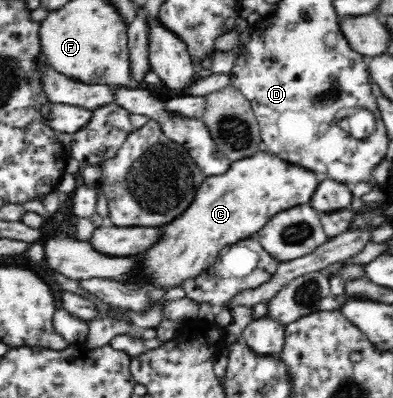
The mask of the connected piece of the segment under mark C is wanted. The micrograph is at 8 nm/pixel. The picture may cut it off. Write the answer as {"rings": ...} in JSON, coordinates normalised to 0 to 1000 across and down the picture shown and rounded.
{"rings":[[[659,379],[590,407],[575,435],[524,442],[483,515],[438,555],[407,565],[407,606],[341,641],[351,661],[331,681],[321,716],[331,724],[438,726],[468,704],[504,696],[555,646],[570,616],[646,593],[682,553],[743,518],[779,513],[804,480],[807,442],[740,415],[690,382]]]}

